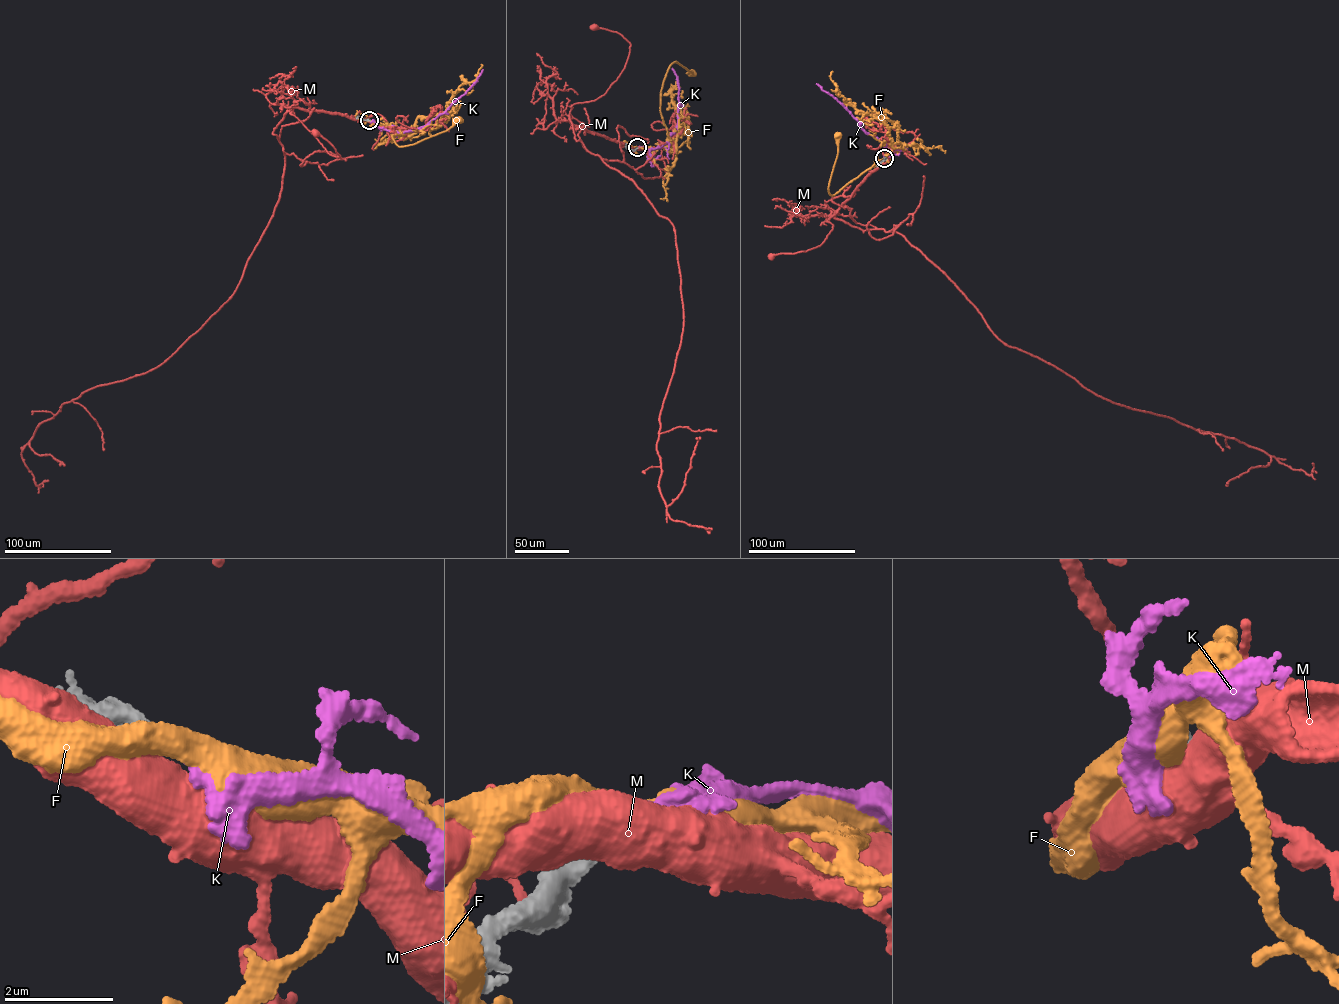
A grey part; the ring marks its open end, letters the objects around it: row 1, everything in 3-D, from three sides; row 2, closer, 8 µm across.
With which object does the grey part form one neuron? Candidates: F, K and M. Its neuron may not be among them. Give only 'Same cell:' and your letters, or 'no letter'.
Same cell: K

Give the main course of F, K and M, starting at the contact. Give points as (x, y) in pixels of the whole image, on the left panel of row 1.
F: (369, 120), (404, 132), (392, 136), (400, 146), (446, 131), (459, 119)
K: (369, 120), (393, 132), (426, 125), (466, 93), (483, 69)
M: (369, 120), (296, 106), (290, 108), (291, 114), (314, 134), (327, 152), (340, 156), (332, 145), (314, 133)

